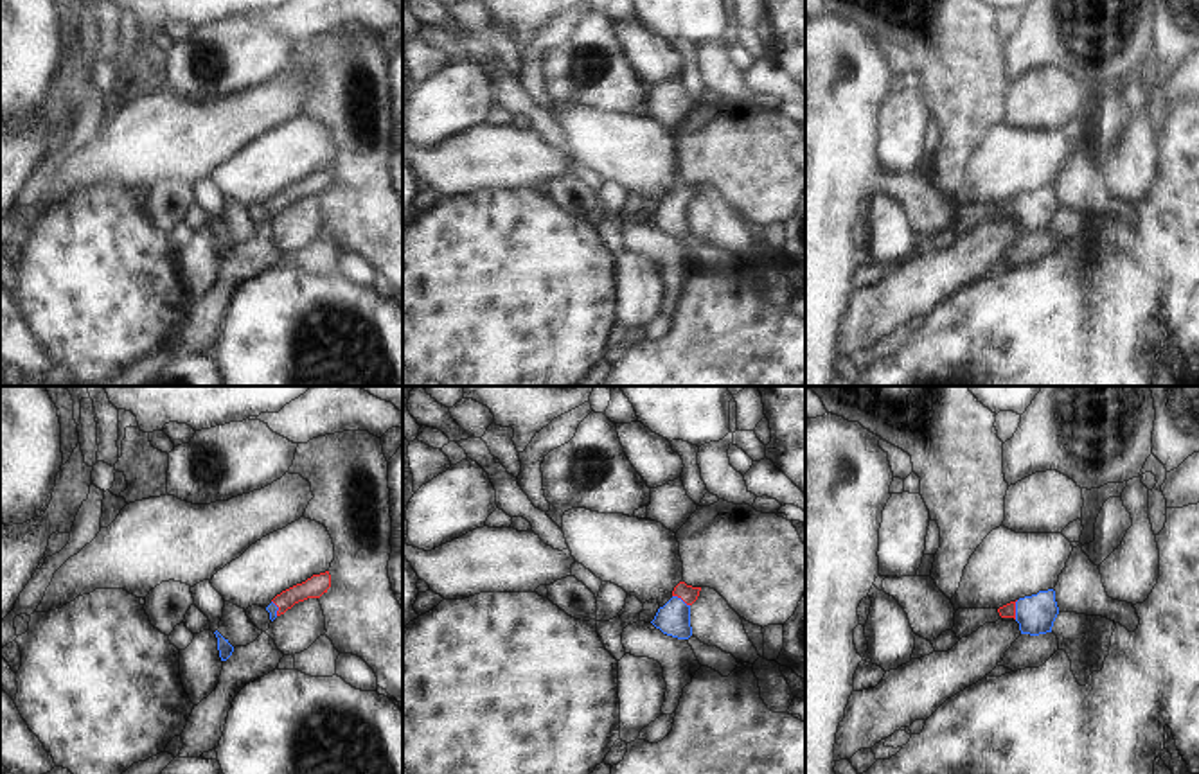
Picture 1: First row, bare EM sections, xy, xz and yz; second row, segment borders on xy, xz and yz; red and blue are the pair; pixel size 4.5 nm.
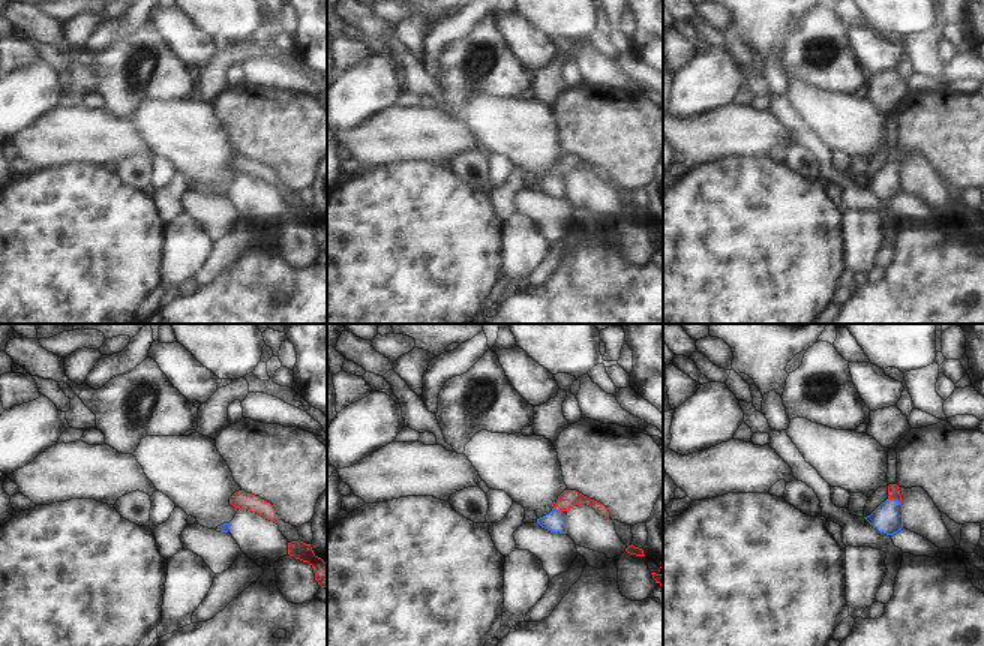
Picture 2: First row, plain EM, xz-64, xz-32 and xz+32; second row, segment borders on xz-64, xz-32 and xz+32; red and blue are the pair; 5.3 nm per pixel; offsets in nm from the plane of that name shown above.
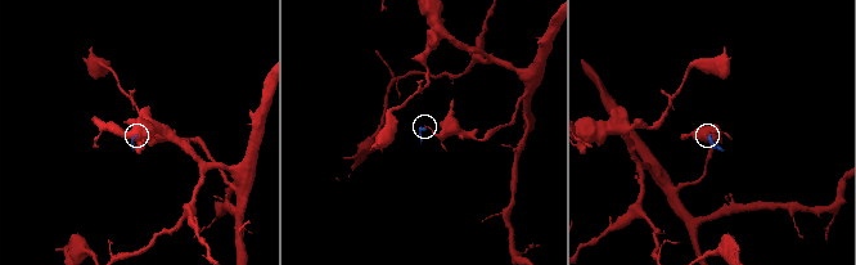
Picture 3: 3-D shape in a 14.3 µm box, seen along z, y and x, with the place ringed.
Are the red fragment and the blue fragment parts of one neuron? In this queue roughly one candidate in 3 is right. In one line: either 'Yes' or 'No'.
Yes.

